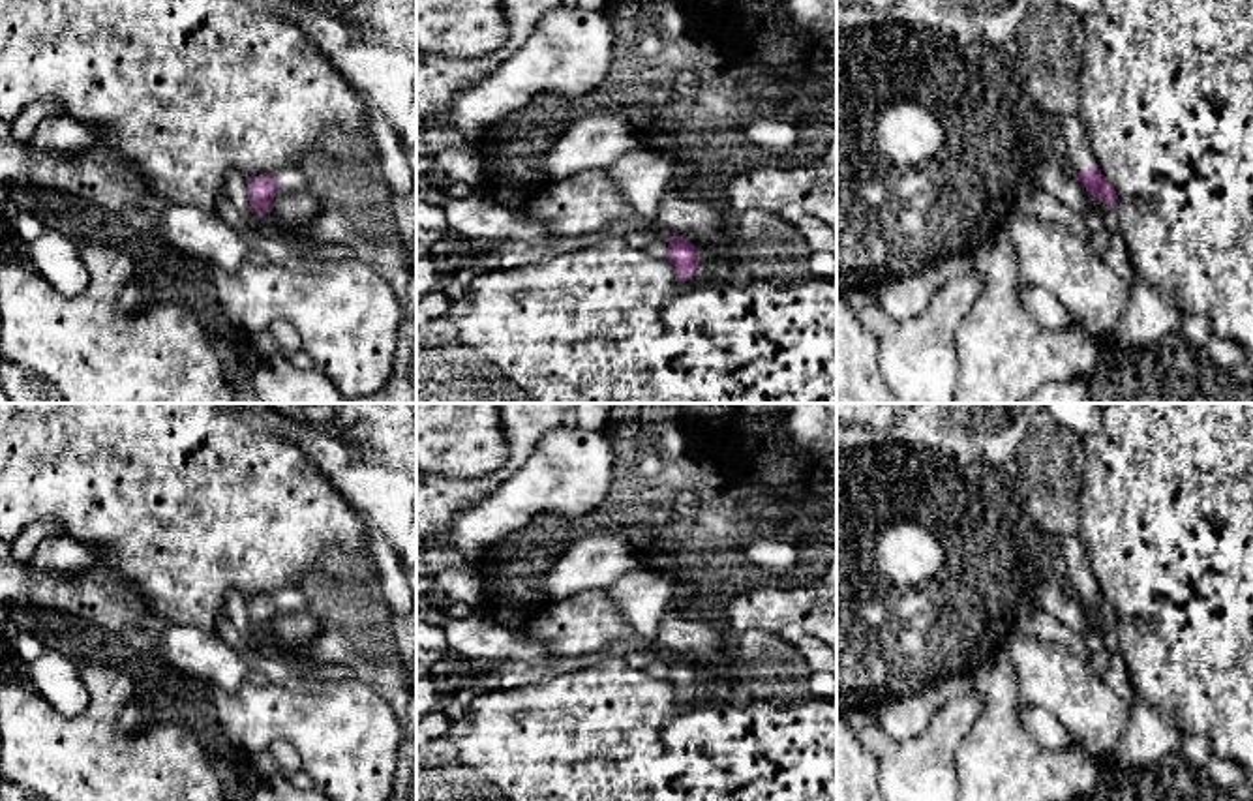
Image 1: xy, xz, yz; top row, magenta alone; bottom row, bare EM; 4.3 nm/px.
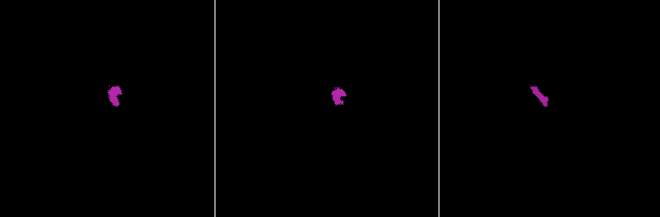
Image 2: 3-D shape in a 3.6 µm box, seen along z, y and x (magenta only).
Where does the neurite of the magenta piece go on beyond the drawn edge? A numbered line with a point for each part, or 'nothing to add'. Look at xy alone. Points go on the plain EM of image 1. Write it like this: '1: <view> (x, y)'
1: xy (289, 601)

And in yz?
1: yz (1073, 552)

